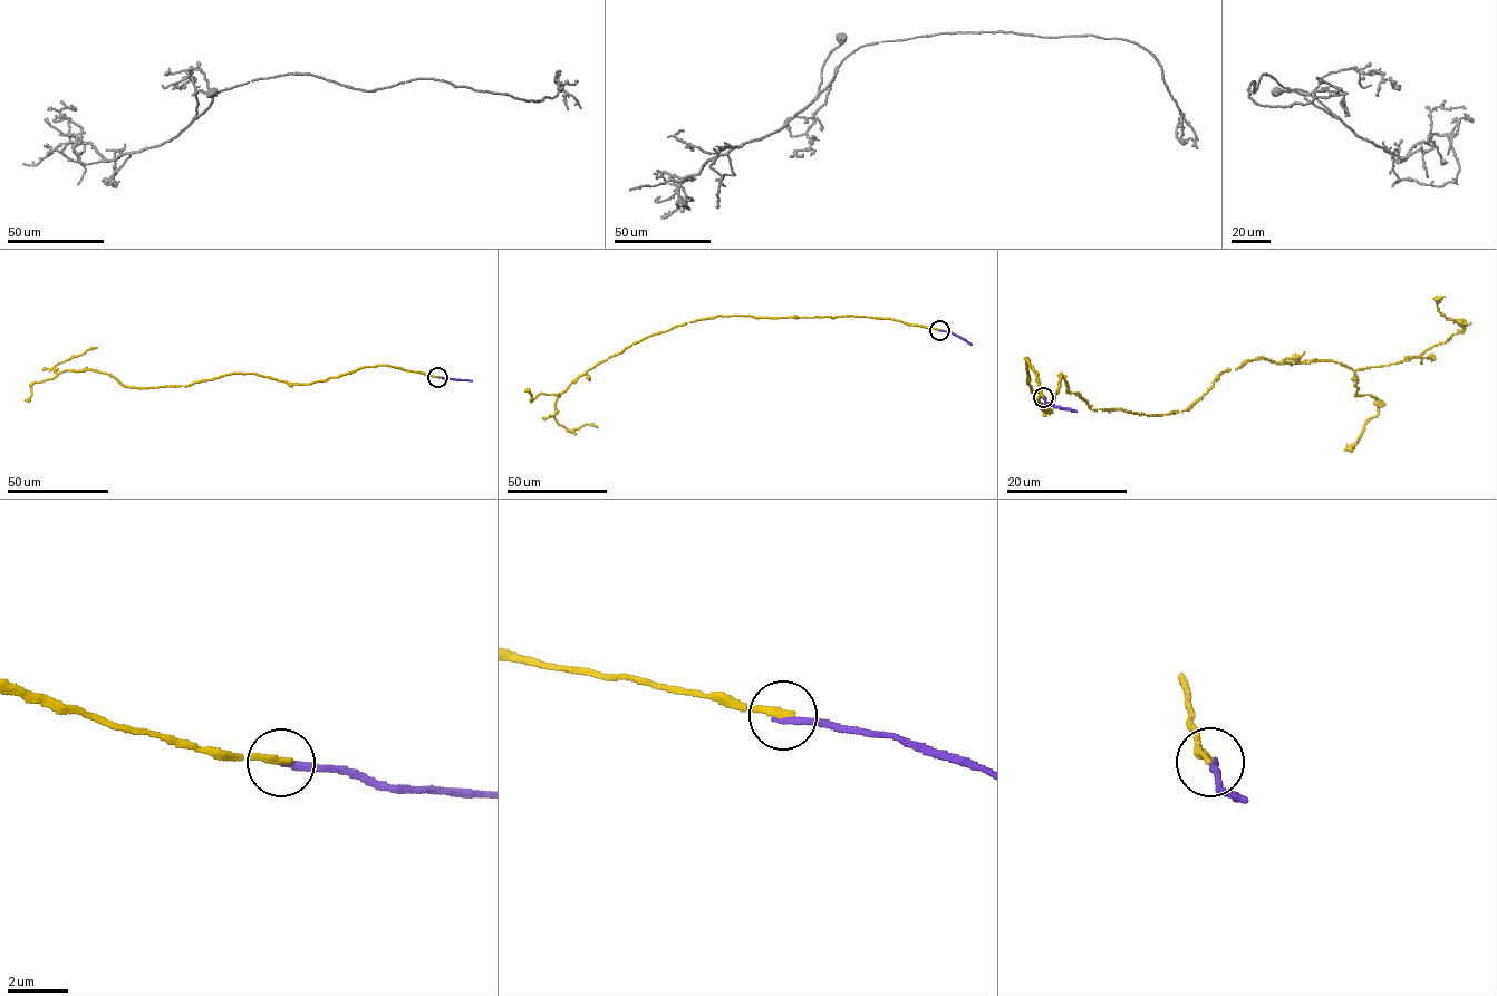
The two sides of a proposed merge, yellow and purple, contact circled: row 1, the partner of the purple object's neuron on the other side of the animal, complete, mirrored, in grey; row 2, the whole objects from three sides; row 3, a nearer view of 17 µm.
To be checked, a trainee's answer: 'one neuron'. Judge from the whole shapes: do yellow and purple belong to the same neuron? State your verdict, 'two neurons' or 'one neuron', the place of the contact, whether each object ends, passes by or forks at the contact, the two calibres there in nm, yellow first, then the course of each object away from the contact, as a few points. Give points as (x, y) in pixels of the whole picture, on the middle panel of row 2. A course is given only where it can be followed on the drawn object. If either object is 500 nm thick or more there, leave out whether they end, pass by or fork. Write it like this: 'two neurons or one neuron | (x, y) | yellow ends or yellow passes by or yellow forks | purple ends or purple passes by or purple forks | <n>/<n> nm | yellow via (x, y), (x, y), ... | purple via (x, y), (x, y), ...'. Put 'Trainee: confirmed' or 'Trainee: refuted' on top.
Trainee: refuted
two neurons | (939, 330) | yellow ends | purple ends | 240/240 nm | yellow via (939, 330), (846, 316), (717, 316), (677, 325), (597, 364), (559, 395), (553, 415), (559, 424), (597, 427) | purple via (939, 330), (972, 344)

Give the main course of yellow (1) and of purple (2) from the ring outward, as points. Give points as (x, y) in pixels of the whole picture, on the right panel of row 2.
1: (1044, 397), (1026, 359), (1046, 412), (1062, 374), (1146, 415), (1251, 360), (1411, 359), (1462, 328), (1445, 297)
2: (1044, 397), (1048, 403), (1077, 412)

